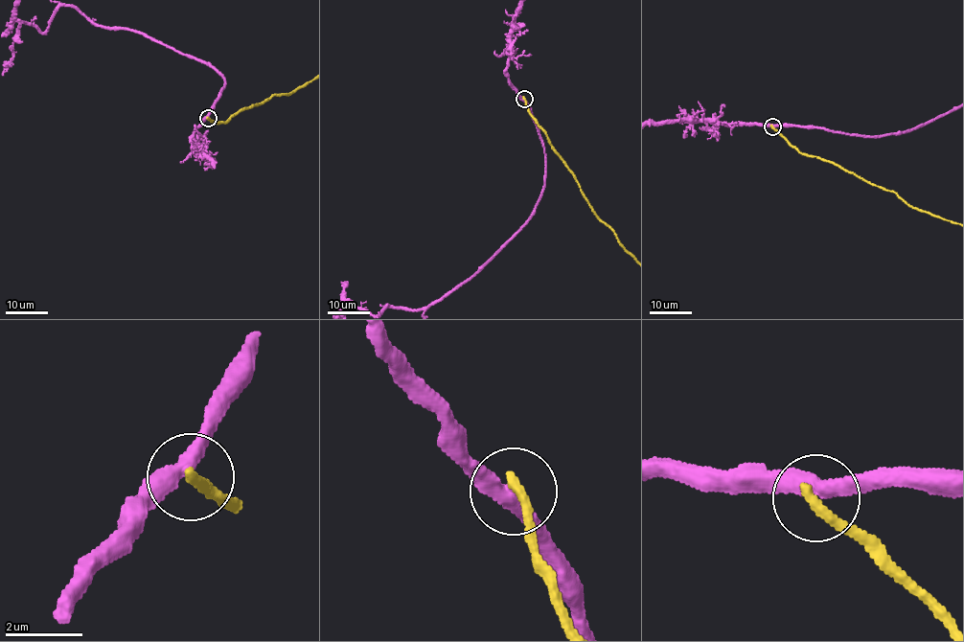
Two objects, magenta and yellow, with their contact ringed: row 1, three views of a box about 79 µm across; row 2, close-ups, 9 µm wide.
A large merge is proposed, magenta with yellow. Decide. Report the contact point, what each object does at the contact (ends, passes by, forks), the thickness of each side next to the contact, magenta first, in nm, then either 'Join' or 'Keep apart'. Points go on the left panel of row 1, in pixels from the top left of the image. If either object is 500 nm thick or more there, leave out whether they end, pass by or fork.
Place: (208, 118). At the ring magenta passes by. At the ring yellow ends. Thickness 400 nm (magenta) against 300 nm. Keep apart

